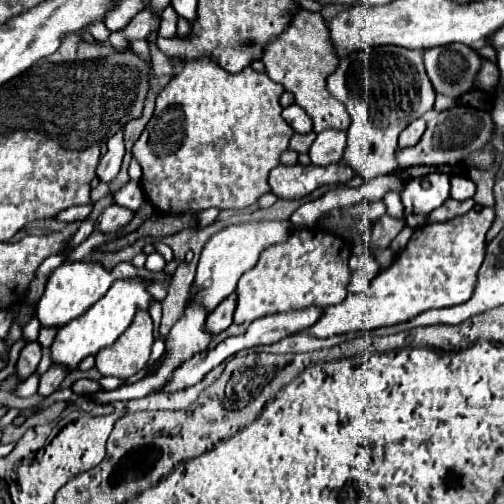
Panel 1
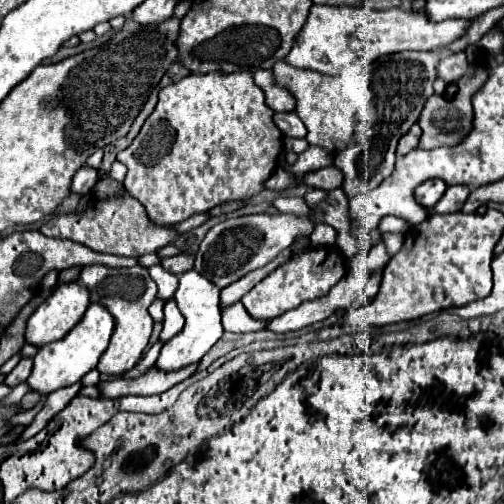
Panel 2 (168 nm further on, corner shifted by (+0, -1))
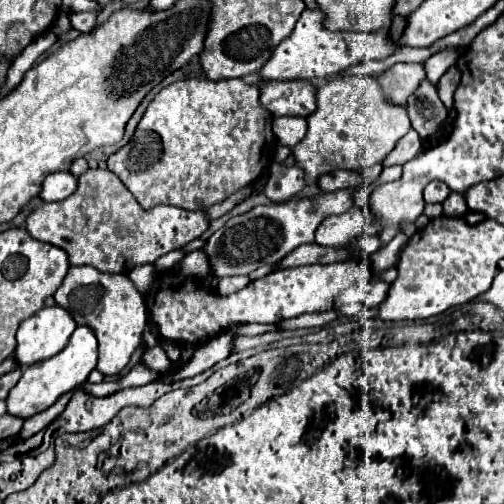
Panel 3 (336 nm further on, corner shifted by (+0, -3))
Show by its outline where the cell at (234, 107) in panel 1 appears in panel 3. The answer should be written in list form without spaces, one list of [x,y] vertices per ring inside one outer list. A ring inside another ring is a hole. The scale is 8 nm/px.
[[[190,78],[174,82],[162,88],[148,104],[132,140],[106,160],[108,170],[122,180],[122,184],[146,210],[158,204],[170,204],[184,210],[210,208],[242,186],[260,178],[272,162],[272,152],[276,148],[272,114],[262,108],[258,96],[258,88],[254,84],[246,84],[242,78],[220,82],[208,78]]]

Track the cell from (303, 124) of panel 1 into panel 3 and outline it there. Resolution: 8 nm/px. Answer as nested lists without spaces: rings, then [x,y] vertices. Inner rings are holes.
[[[278,116],[278,118],[272,120],[272,130],[274,130],[274,136],[278,138],[280,144],[292,148],[304,138],[304,134],[308,130],[308,124],[306,124],[306,118]]]

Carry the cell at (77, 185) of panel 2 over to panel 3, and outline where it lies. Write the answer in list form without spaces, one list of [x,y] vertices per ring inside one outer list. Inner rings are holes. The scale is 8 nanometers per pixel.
[[[54,172],[44,178],[42,192],[38,194],[44,202],[58,202],[68,198],[76,190],[76,178],[70,172]]]

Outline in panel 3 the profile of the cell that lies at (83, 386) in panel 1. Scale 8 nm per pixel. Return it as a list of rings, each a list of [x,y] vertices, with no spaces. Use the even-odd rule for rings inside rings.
[[[222,332],[216,338],[210,338],[206,344],[198,346],[190,358],[190,362],[186,362],[186,366],[182,366],[178,372],[160,378],[160,382],[170,382],[170,380],[184,380],[190,376],[196,376],[208,368],[212,368],[216,362],[228,358],[234,350],[234,334],[232,332]]]

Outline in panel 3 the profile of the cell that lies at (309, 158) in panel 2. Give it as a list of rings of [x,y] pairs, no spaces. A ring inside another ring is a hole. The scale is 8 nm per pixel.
[[[274,164],[270,168],[268,182],[264,186],[264,194],[272,202],[288,202],[296,198],[296,194],[306,186],[304,182],[304,172],[298,166],[284,168],[280,164]]]

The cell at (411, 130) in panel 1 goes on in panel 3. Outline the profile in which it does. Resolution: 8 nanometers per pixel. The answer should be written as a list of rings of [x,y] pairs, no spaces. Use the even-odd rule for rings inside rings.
[[[410,130],[398,144],[396,144],[396,148],[386,156],[386,160],[384,160],[384,166],[394,166],[394,164],[406,164],[408,160],[412,160],[416,154],[418,154],[418,150],[420,150],[420,146],[422,146],[422,142],[420,142],[420,136],[414,132],[414,130]]]

